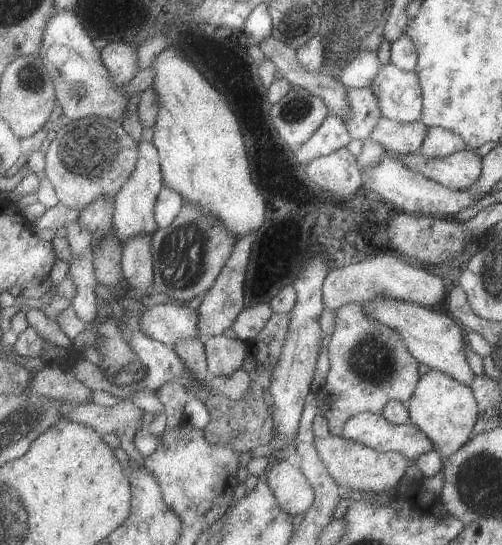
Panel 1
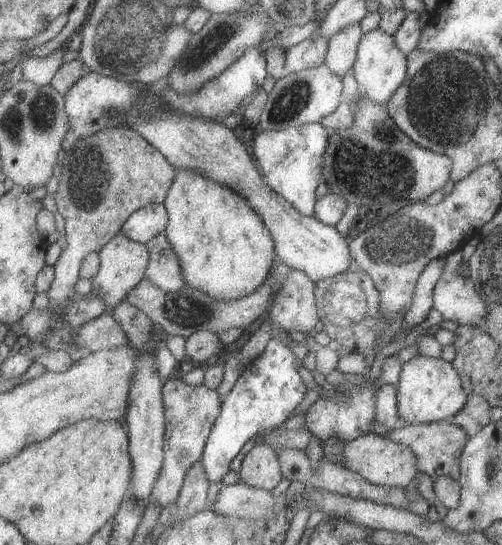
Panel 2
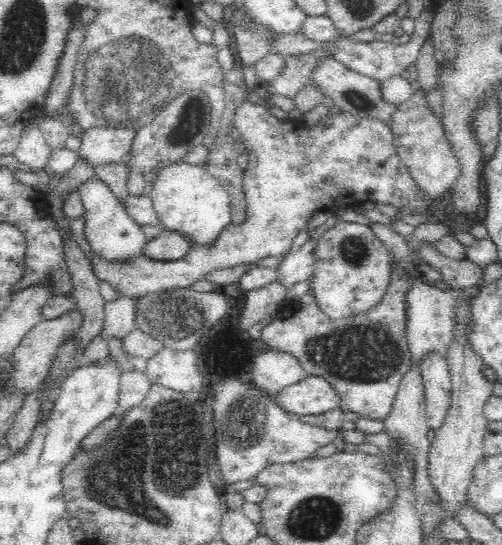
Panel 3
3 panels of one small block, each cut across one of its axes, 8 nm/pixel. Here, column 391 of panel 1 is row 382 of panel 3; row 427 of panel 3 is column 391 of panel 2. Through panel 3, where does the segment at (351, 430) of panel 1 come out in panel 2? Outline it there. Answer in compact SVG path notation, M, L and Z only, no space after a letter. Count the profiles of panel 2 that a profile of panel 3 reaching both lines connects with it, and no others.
M447 419L415 425L406 423L405 426L390 430L386 436L412 450L415 458L418 459L418 469L423 474L427 474L431 480L437 480L439 476L449 476L453 480L458 480L461 473L458 462L461 460L463 446L468 439L463 427L455 426L454 423L447 422Z

